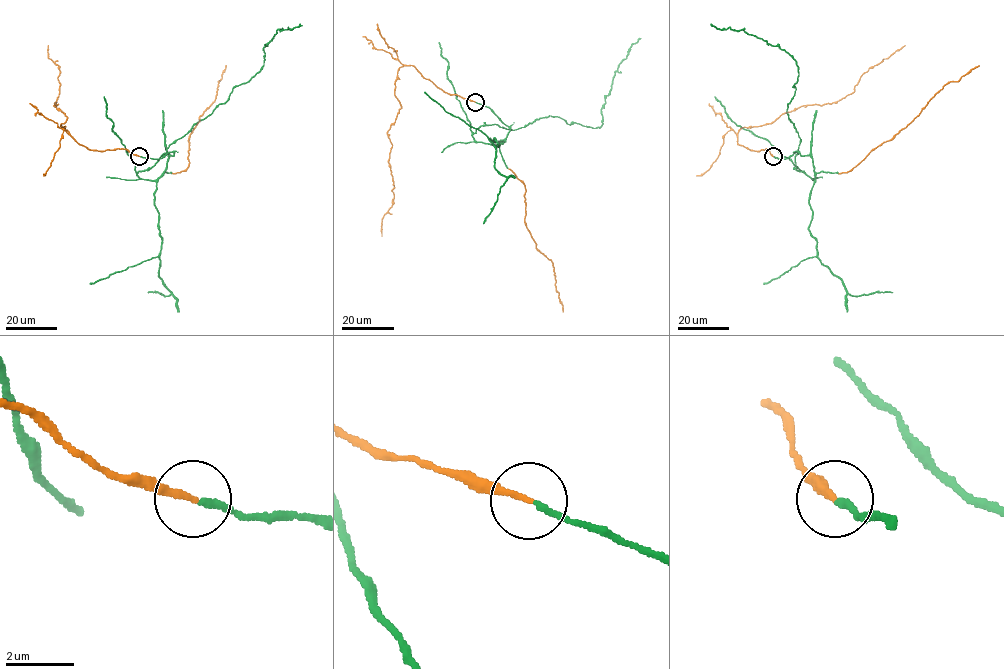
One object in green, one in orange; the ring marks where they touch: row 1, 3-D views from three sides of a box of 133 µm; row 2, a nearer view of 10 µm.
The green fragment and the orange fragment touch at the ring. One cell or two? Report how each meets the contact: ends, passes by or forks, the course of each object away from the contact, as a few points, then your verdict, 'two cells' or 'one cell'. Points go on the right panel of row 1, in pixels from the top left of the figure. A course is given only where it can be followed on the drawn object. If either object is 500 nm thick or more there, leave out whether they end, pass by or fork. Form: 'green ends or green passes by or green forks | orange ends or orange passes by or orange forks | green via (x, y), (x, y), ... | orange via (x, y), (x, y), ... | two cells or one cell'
green ends | orange ends | green via (773, 156), (809, 155), (815, 180), (796, 169), (801, 140), (786, 112), (795, 60), (742, 29), (710, 25) | orange via (773, 156), (767, 149), (740, 145), (737, 132), (803, 105), (844, 98), (869, 68), (905, 45) | one cell

